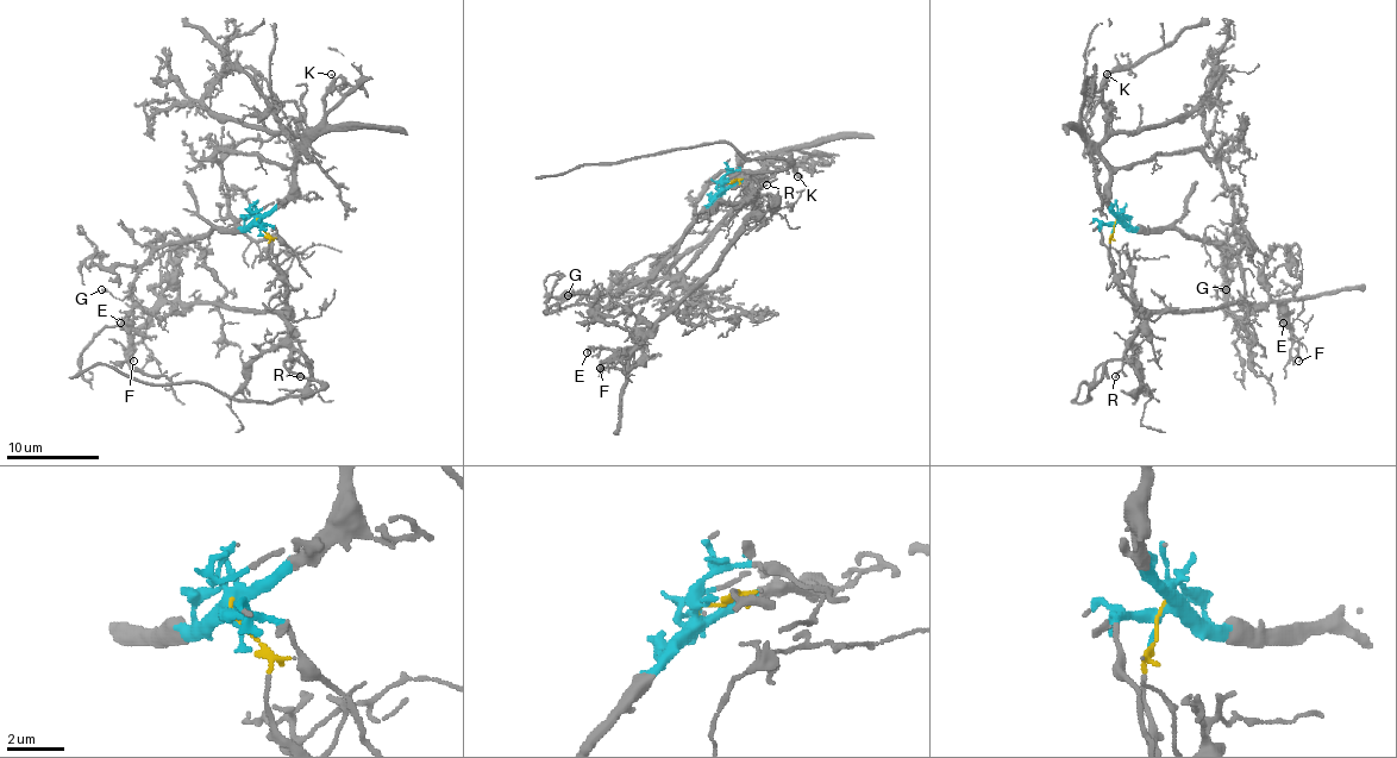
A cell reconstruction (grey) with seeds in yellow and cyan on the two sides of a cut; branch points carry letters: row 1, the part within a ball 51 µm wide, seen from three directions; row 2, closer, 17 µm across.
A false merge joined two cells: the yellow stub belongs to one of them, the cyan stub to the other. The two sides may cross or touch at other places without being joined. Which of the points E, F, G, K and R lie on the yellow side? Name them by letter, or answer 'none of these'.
E, F, R

